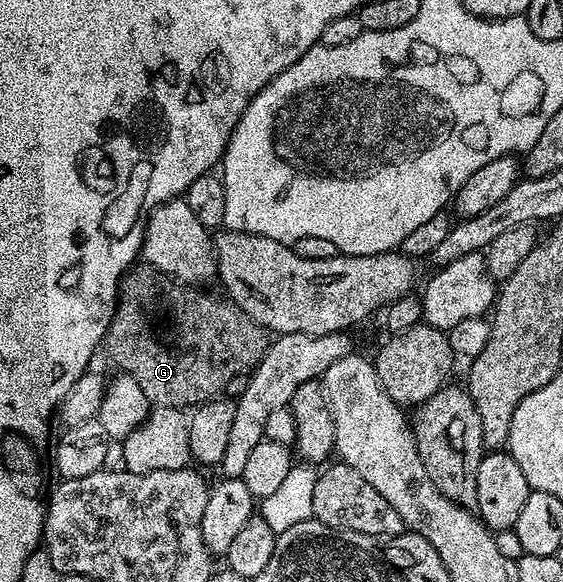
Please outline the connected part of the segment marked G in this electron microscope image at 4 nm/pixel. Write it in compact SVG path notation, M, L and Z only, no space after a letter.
M146 265L132 266L119 283L115 311L107 324L105 351L107 347L107 355L119 366L118 370L133 377L155 407L191 409L216 398L230 379L237 378L242 371L247 373L254 369L263 360L263 352L269 346L268 332L252 321L230 298L218 299L203 290L207 289L181 283L156 267Z

